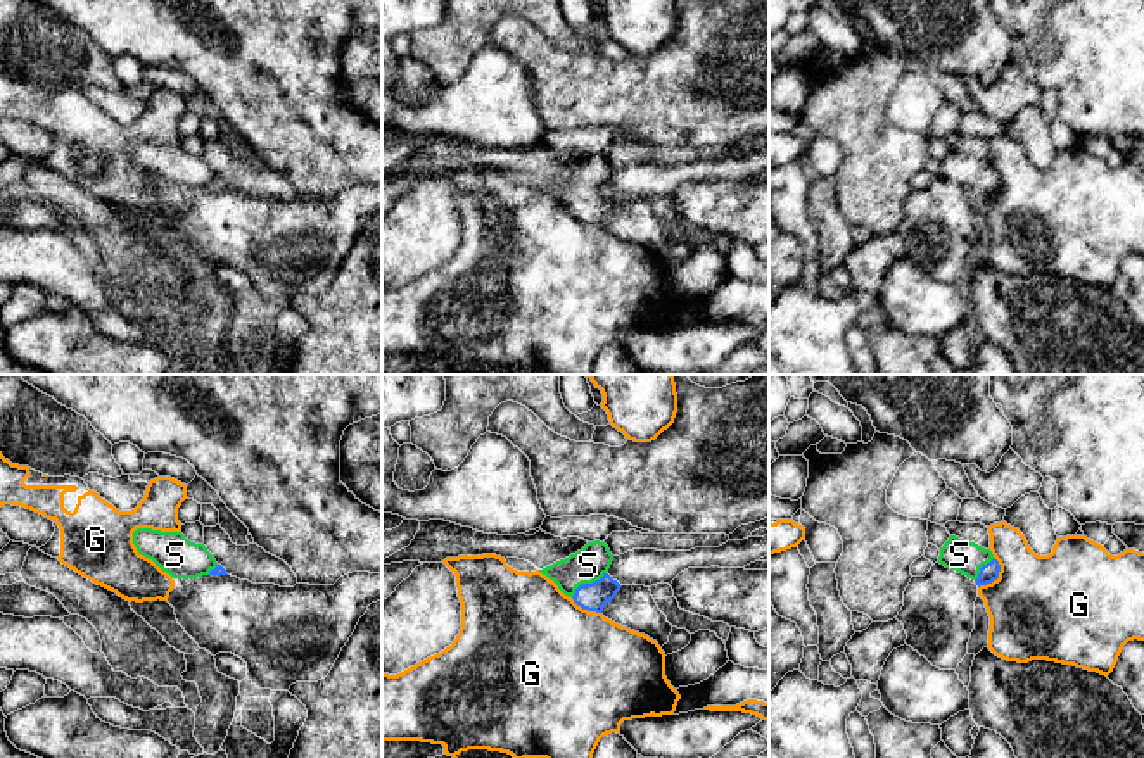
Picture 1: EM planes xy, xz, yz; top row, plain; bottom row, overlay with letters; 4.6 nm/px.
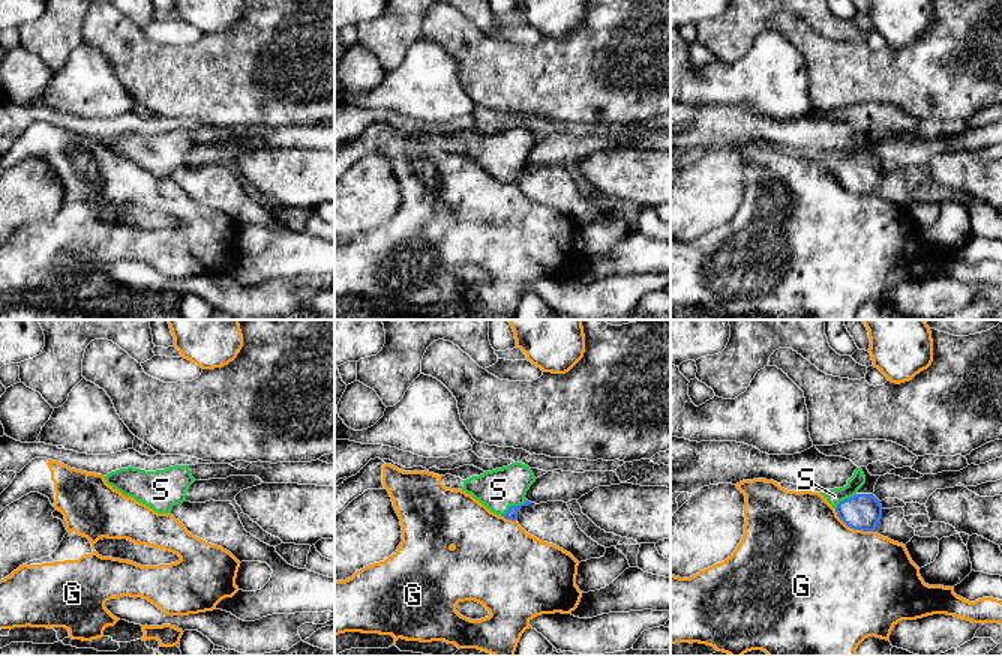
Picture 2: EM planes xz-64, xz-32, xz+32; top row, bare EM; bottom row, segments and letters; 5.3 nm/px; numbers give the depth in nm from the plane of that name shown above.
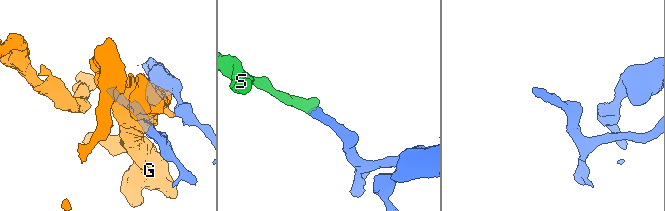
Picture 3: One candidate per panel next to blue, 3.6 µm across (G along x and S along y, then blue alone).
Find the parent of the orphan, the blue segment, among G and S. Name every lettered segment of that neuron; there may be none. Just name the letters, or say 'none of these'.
S

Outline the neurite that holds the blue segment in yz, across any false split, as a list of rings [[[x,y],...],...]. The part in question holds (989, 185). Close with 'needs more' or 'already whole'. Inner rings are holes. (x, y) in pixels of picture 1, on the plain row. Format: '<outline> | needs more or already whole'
[[[956,148],[940,161],[938,176],[975,193],[978,200],[997,193],[1001,185],[990,162]]] | needs more

